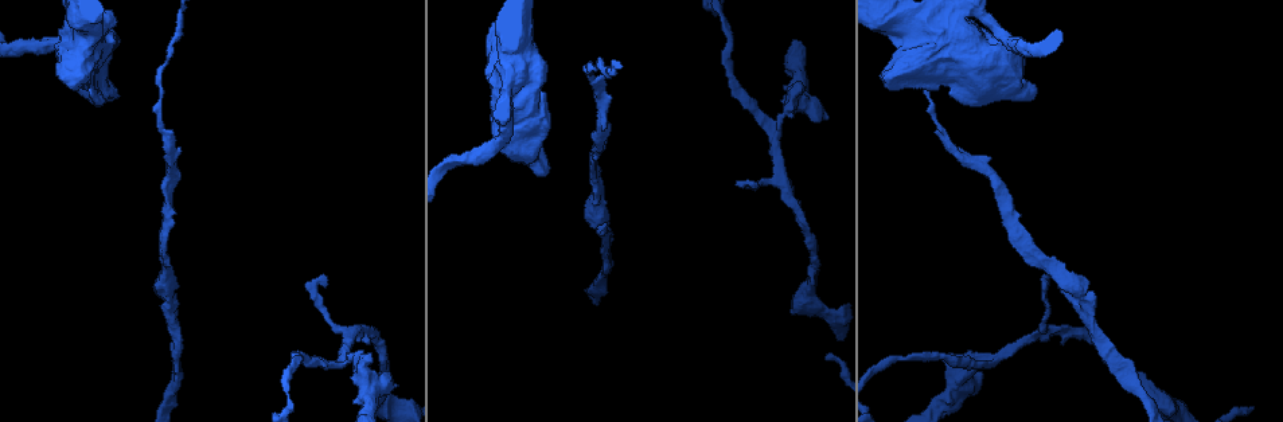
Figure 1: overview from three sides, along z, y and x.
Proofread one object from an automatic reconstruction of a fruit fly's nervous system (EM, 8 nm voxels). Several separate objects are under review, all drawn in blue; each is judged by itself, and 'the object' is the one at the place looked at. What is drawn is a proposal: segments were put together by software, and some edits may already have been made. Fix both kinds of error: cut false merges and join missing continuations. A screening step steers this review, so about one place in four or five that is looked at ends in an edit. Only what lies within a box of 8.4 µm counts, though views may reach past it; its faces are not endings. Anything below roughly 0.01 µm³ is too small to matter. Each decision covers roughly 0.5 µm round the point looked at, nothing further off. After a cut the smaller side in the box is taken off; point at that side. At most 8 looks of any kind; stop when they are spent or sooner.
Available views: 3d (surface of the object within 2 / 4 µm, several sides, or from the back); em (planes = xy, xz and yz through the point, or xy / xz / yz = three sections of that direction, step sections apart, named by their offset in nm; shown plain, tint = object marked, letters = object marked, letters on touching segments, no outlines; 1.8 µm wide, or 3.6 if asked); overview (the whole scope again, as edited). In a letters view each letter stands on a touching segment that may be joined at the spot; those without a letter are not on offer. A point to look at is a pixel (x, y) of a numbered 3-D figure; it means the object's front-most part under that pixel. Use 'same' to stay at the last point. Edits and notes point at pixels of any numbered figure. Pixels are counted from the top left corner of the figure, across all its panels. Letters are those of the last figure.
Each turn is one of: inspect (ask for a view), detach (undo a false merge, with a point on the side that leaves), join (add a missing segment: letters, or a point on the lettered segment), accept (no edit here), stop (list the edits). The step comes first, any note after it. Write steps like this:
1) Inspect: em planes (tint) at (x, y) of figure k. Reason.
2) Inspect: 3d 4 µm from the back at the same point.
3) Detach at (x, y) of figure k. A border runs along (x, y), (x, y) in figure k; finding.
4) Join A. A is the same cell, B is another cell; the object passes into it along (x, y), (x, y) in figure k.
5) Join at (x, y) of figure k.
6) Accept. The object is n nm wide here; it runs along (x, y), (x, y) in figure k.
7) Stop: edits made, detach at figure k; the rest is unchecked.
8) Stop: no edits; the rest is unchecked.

Inspect: em 3.6 µm planes (letters) at (511, 140) of figure 1. Abrupt turn.

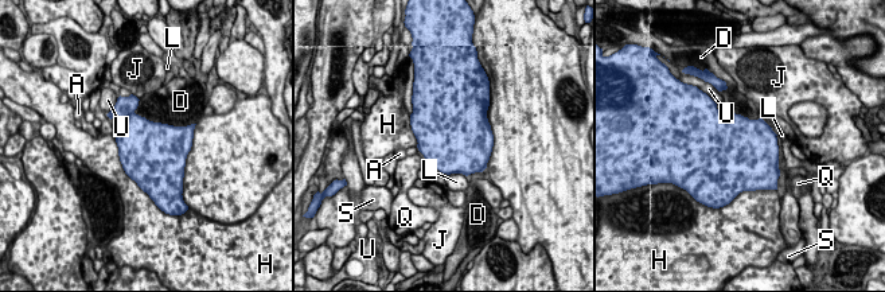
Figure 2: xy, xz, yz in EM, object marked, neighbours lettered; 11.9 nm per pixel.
Accept. A, D, H, J, L, Q, S and U are other cells; a border runs along (133, 111), (154, 121), (186, 127) in figure 2; all the same neuron.

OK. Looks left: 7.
Inspect: 3d 2 µm at (757, 188) of figure 1. Branch stops here.

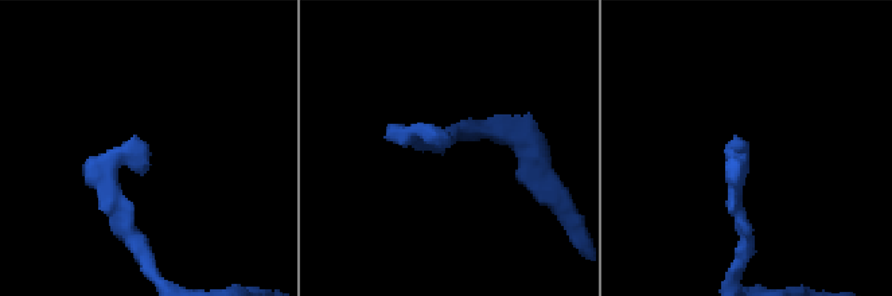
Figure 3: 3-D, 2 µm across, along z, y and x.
Inspect: em planes (letters) at (744, 148) of figure 3.

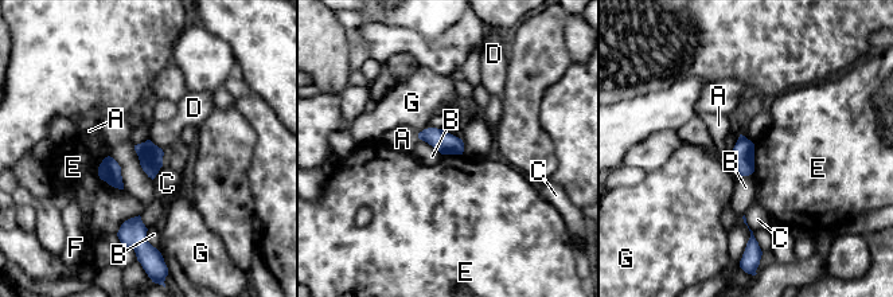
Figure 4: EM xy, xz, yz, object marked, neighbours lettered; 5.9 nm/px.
Accept. The object is 130 nm wide here; A, B, C, D, E, F and G are other cells; a border runs along (102, 159), (98, 176), (123, 190) in figure 4; no lettered segment goes on from it.

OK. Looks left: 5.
Inspect: 3d 4 µm from the back at (980, 386) of figure 1. An open end.

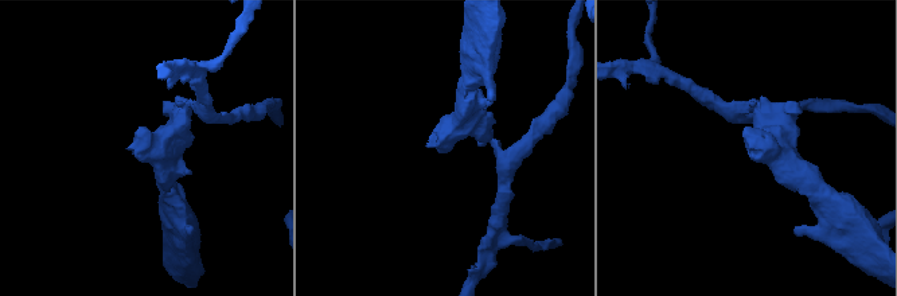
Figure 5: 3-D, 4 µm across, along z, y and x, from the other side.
Inspect: em xz step 16 (tint) at (751, 147) of figure 5. Now the EM.

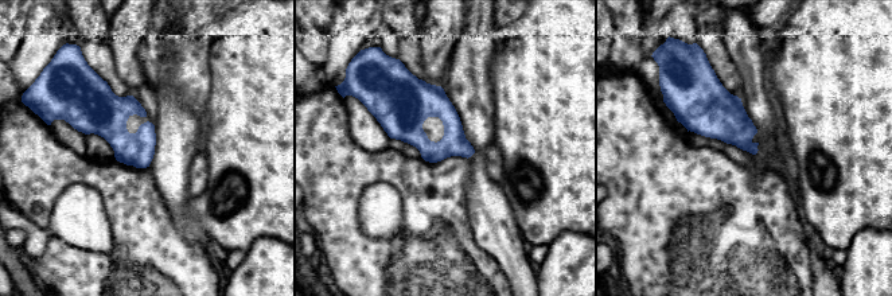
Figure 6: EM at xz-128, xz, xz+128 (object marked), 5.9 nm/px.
Inspect: em planes (letters) at the same point. Another direction.

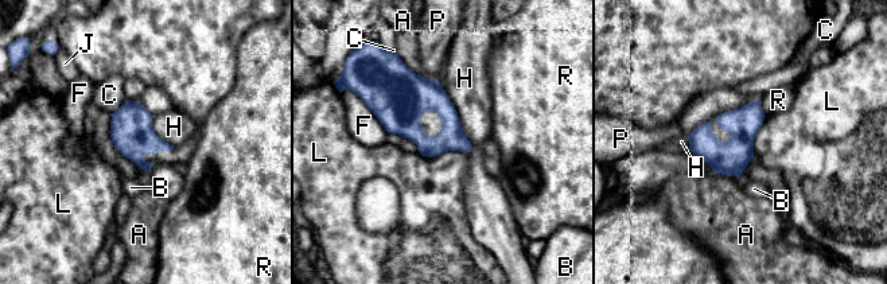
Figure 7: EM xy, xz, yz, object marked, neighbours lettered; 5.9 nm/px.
Accept. A, B, C, F, H, J, L, P and R are other cells; a border runs along (419, 151), (427, 156), (465, 154) in figure 7; none of them fits.

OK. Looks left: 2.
Stop: no edits; the rest is unchecked.

